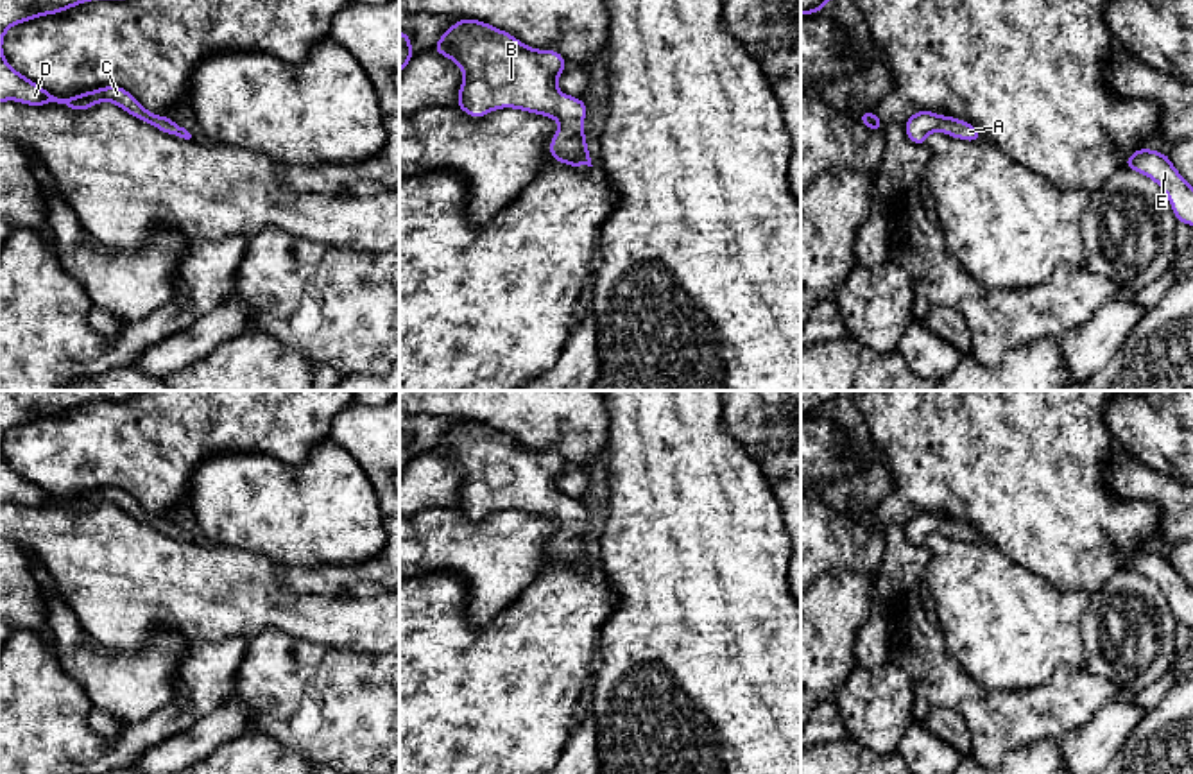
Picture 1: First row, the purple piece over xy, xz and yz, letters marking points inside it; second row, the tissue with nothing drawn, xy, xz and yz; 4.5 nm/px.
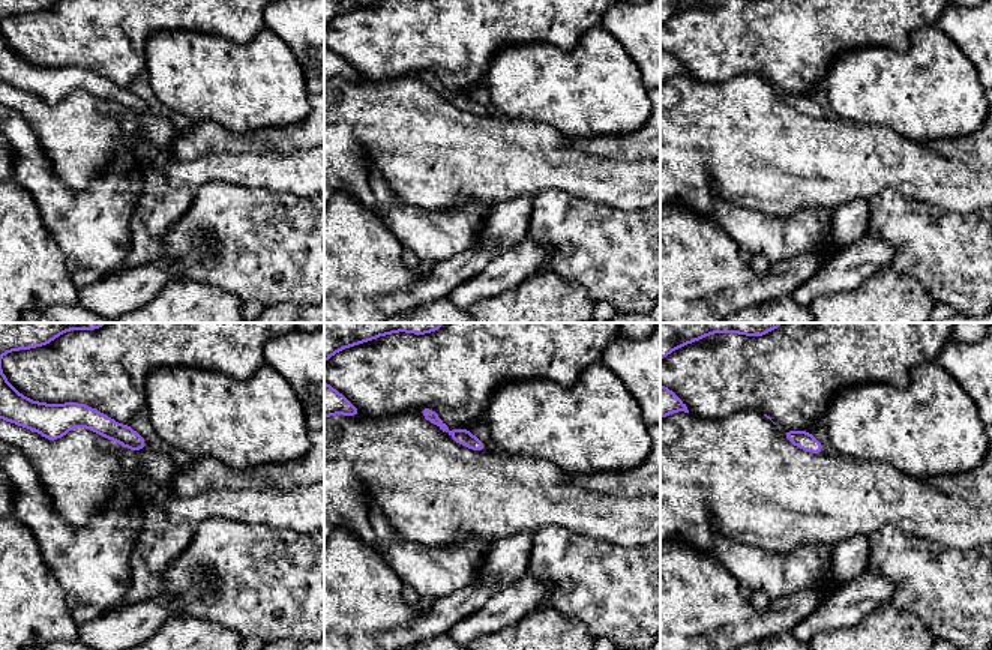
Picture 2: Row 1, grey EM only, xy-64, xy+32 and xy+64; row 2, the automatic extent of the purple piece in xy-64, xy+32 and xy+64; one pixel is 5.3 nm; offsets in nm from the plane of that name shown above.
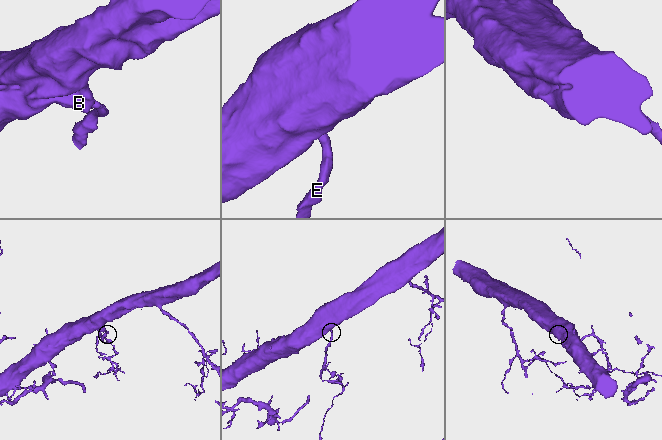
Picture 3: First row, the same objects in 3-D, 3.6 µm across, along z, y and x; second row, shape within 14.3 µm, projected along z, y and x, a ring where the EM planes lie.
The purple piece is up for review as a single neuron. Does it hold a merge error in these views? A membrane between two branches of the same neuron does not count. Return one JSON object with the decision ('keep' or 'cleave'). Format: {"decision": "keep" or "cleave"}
{"decision": "keep"}

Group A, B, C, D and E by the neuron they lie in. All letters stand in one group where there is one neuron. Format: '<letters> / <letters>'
A B C D E

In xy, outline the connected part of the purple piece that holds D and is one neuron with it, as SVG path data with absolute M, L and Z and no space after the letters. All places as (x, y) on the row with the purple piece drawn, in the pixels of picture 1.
M0 0L0 102L18 100L29 106L57 102L70 109L84 111L97 102L107 100L115 102L138 120L152 124L167 134L176 134L179 138L190 140L192 134L185 127L176 125L170 116L152 115L124 88L106 86L75 97L57 99L9 66L2 54L2 39L7 29L38 16L66 11L84 2L88 0Z

